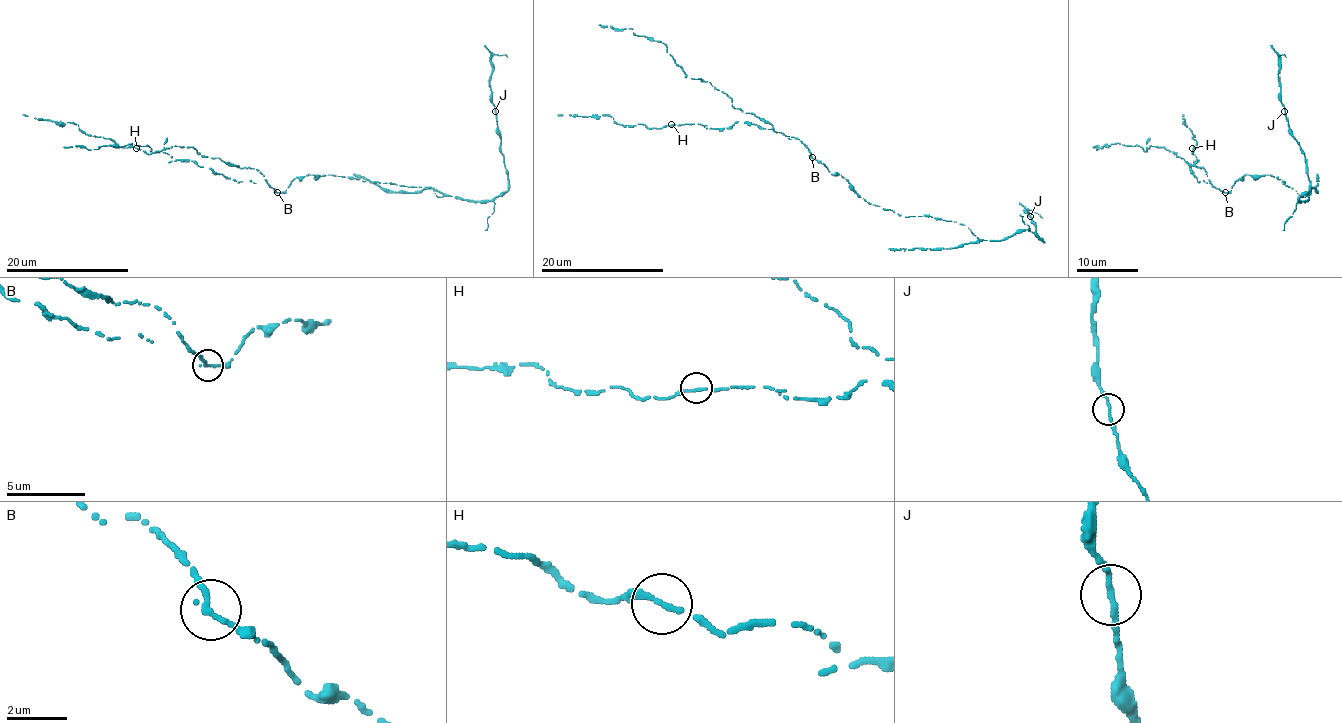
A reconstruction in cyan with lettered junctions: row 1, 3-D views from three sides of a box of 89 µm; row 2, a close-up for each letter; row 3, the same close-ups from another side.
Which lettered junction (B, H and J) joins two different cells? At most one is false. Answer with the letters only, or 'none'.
B

